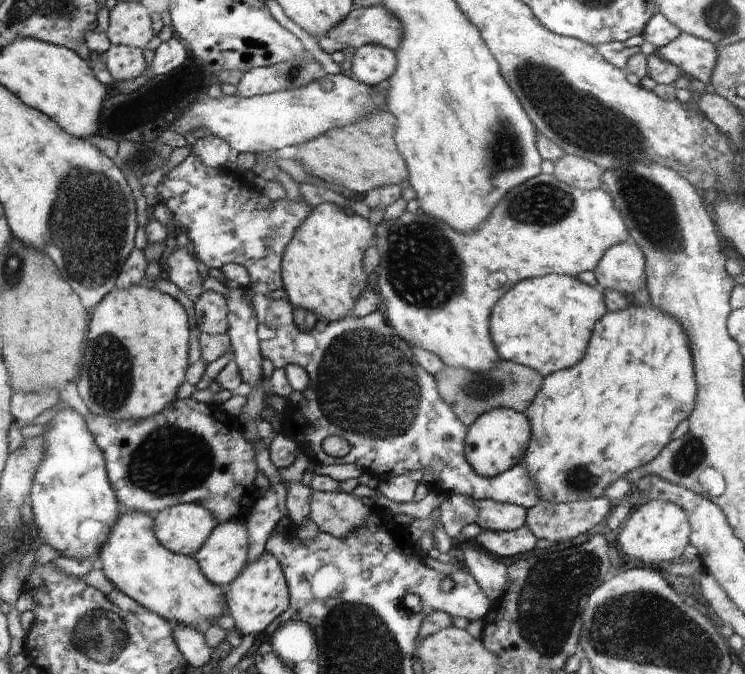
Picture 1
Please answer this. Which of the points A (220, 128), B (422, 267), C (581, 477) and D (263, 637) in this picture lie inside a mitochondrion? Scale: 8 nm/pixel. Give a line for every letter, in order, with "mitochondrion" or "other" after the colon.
A: other
B: mitochondrion
C: mitochondrion
D: other

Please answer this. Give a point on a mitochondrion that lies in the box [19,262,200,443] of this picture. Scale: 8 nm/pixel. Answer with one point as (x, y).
(109, 368)

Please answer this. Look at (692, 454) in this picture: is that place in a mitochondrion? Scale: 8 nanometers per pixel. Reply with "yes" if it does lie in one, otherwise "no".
yes

